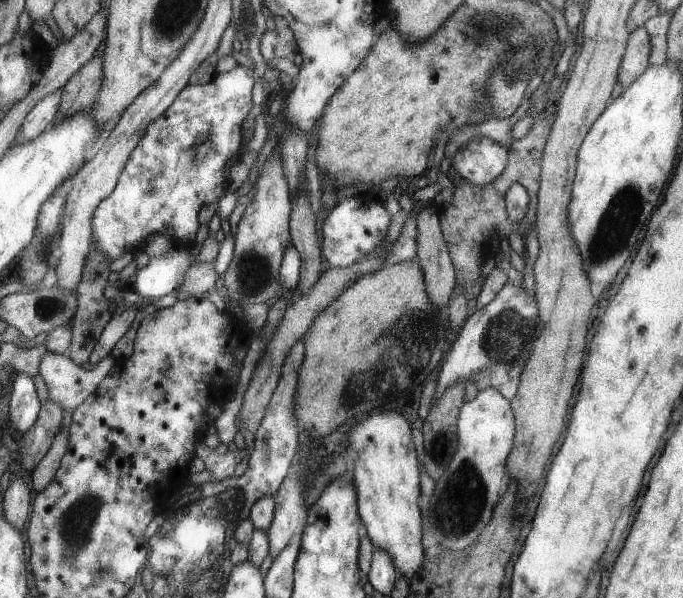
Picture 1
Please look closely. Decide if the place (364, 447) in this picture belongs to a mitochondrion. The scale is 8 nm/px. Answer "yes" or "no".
no

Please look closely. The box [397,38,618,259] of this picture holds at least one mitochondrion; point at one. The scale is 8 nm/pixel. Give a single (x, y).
(518, 67)

